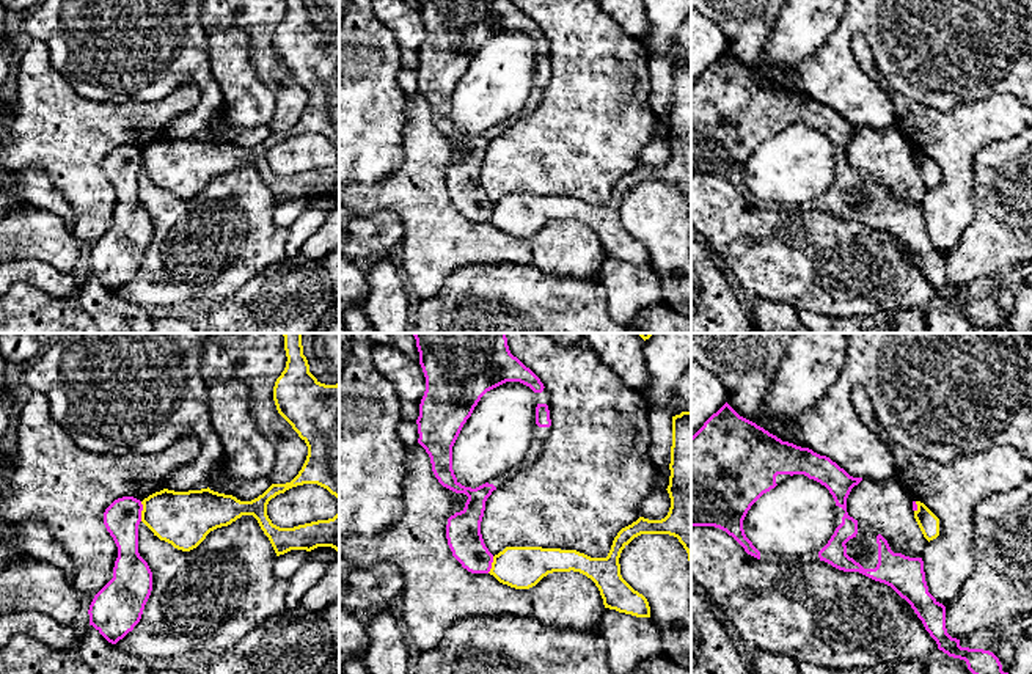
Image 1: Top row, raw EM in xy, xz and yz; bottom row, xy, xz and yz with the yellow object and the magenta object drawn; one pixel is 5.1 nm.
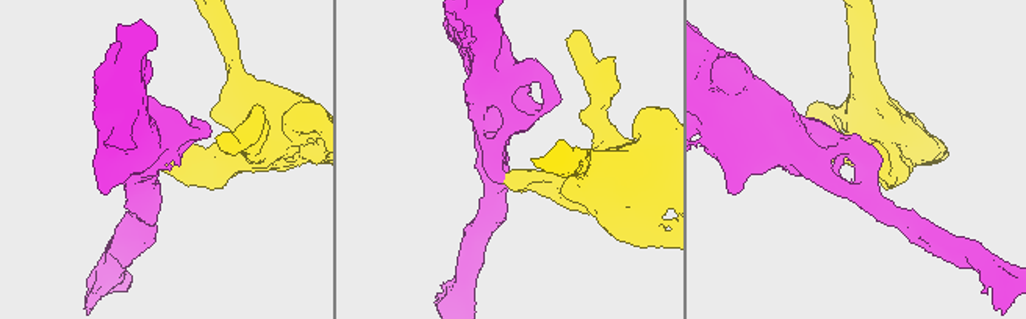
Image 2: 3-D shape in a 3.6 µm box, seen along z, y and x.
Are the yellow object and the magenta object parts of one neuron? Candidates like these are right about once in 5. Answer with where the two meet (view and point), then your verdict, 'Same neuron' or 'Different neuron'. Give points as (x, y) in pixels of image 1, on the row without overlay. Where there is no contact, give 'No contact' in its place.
Touches yellow at xy (142, 159). Different neuron

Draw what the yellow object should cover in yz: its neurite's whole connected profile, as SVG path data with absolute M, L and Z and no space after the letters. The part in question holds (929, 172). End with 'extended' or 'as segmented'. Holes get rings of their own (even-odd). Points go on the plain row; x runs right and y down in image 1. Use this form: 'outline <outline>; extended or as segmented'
outline M916 149L916 152L914 167L924 185L930 190L939 184L939 167L924 151Z; as segmented

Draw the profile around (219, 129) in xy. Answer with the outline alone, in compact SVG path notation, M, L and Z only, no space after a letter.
M221 115L215 116L209 126L209 137L218 141L232 143L240 149L251 149L262 143L272 129L262 124L254 129L234 129Z

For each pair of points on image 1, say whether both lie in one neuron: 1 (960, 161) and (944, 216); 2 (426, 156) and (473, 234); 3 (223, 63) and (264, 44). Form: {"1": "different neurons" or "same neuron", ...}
{"1": "same neuron", "2": "same neuron", "3": "different neurons"}

